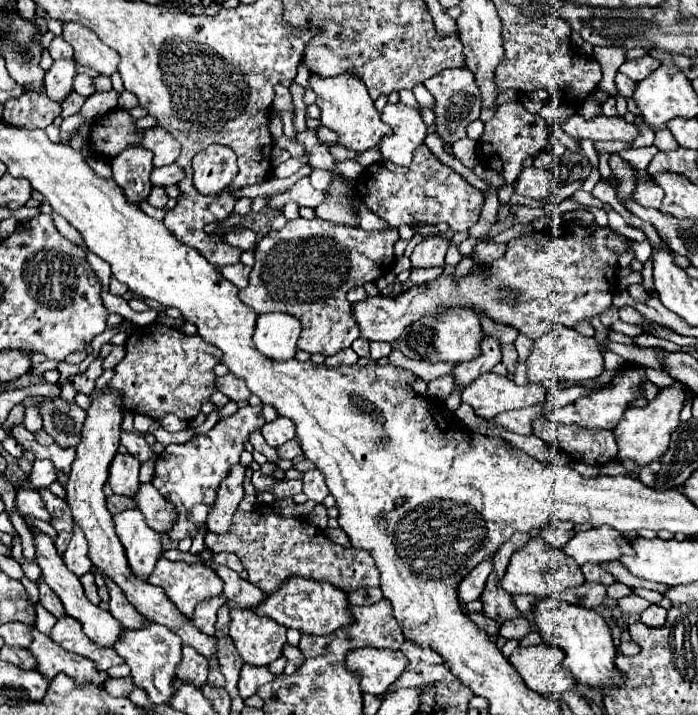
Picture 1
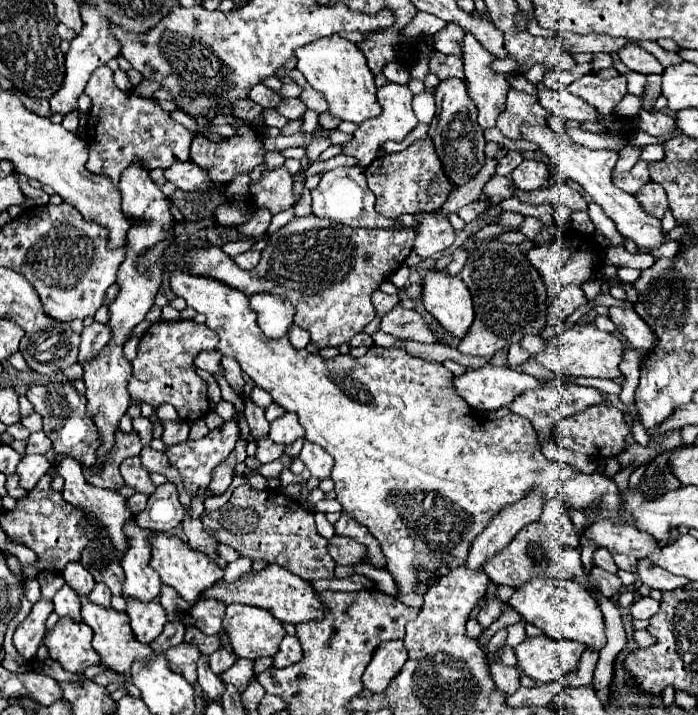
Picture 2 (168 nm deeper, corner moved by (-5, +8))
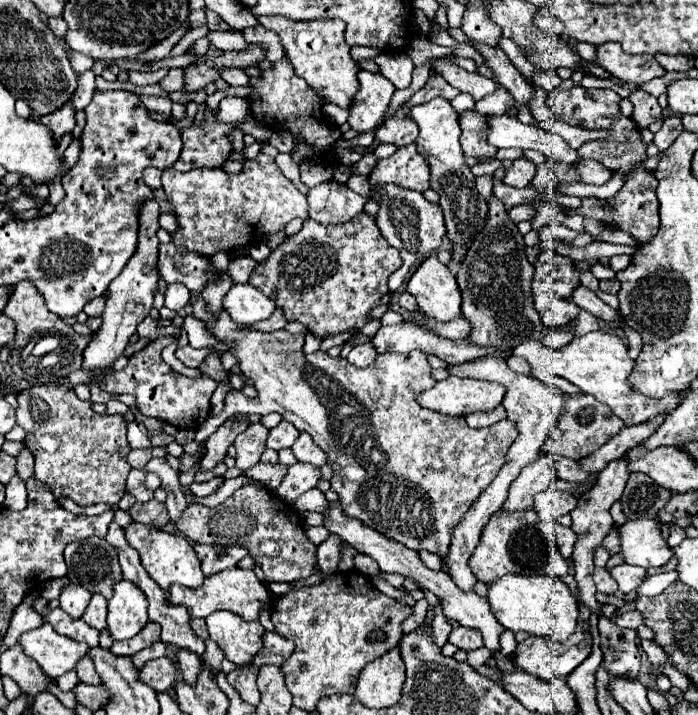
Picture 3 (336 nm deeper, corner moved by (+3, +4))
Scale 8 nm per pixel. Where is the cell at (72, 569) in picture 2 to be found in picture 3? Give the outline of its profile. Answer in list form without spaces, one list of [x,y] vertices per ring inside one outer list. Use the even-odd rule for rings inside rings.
[[[70,584],[60,594],[60,608],[64,612],[68,612],[72,618],[80,618],[84,614],[84,610],[86,610],[88,602],[90,602],[90,596],[92,594],[88,594],[84,588]]]

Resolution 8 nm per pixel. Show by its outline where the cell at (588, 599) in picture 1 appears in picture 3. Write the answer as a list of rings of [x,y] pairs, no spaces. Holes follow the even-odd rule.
[[[596,568],[594,570],[594,584],[596,584],[598,592],[602,592],[602,594],[614,594],[618,590],[616,580],[608,574],[606,568]]]

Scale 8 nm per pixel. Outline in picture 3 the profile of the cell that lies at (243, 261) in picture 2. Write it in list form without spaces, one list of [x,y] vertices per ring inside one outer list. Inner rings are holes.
[[[244,256],[244,258],[238,258],[238,260],[232,260],[230,266],[228,266],[228,272],[232,272],[232,280],[234,282],[248,282],[250,280],[250,274],[252,270],[256,268],[256,260],[250,258],[250,256]]]

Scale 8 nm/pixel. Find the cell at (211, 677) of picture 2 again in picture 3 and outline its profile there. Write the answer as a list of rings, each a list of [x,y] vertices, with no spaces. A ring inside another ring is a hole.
[[[178,650],[178,654],[176,654],[176,662],[178,662],[178,670],[180,670],[184,682],[194,684],[194,682],[196,682],[196,676],[198,676],[200,670],[202,670],[200,658],[198,658],[194,652]]]

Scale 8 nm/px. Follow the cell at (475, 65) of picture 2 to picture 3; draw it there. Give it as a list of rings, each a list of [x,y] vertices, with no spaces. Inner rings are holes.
[[[466,110],[462,112],[462,120],[460,120],[460,144],[464,150],[464,156],[472,156],[480,162],[490,162],[496,156],[496,148],[492,148],[484,136],[488,134],[486,130],[486,116],[476,114],[474,110]]]

